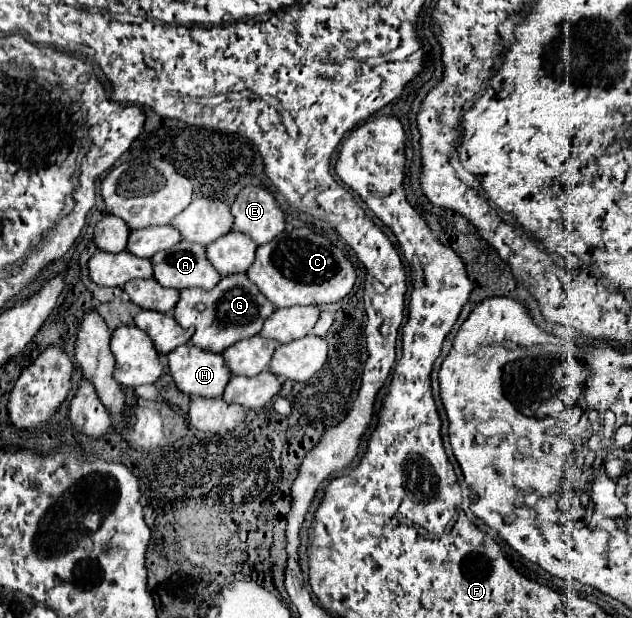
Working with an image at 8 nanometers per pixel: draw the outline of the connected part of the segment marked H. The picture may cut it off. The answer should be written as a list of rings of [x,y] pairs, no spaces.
[[[192,343],[168,353],[168,373],[178,391],[190,397],[220,397],[230,379],[222,355],[198,351]]]

